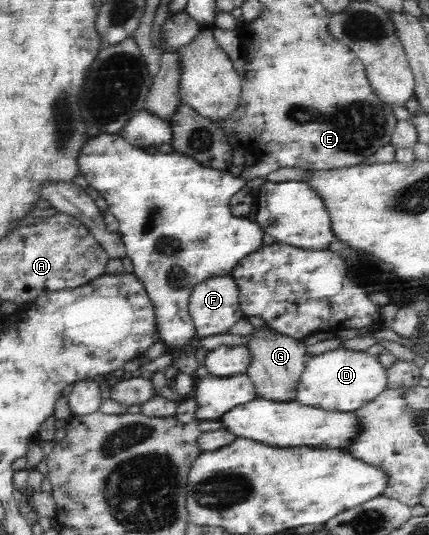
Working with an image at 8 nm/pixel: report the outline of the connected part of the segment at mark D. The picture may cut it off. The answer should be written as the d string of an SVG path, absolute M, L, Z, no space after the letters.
M337 348L308 357L297 384L296 401L325 411L359 411L386 390L387 370L378 359L366 352Z

